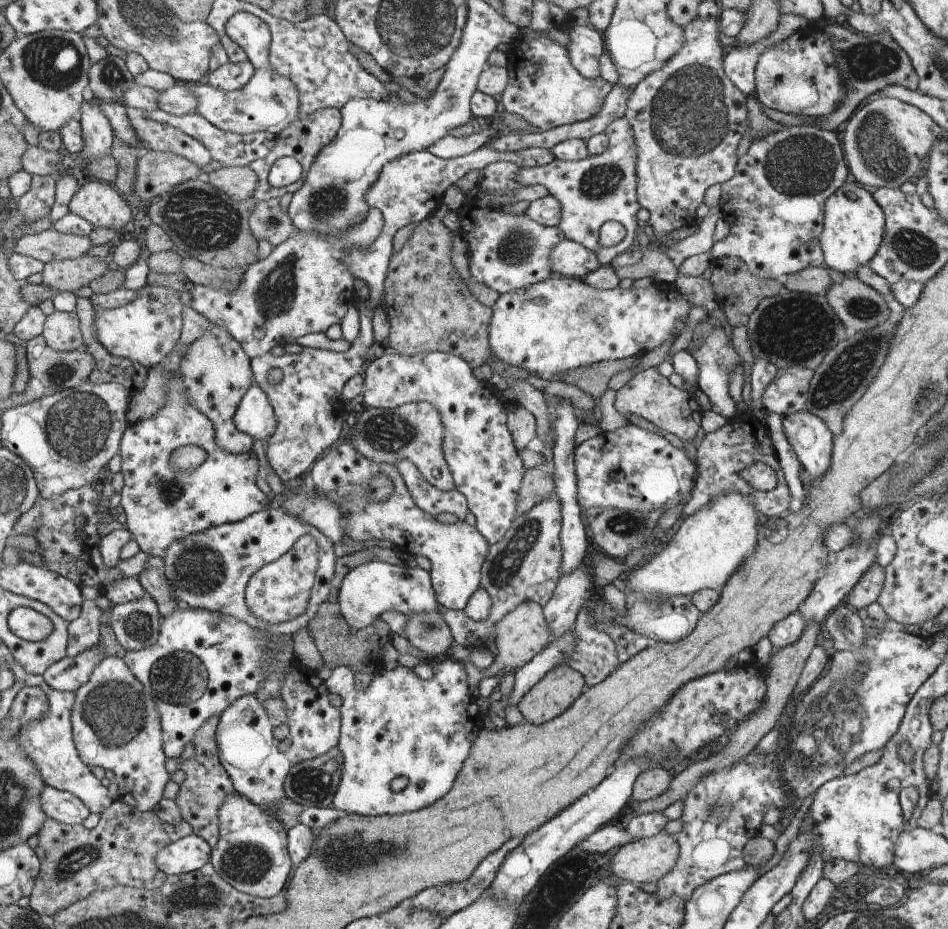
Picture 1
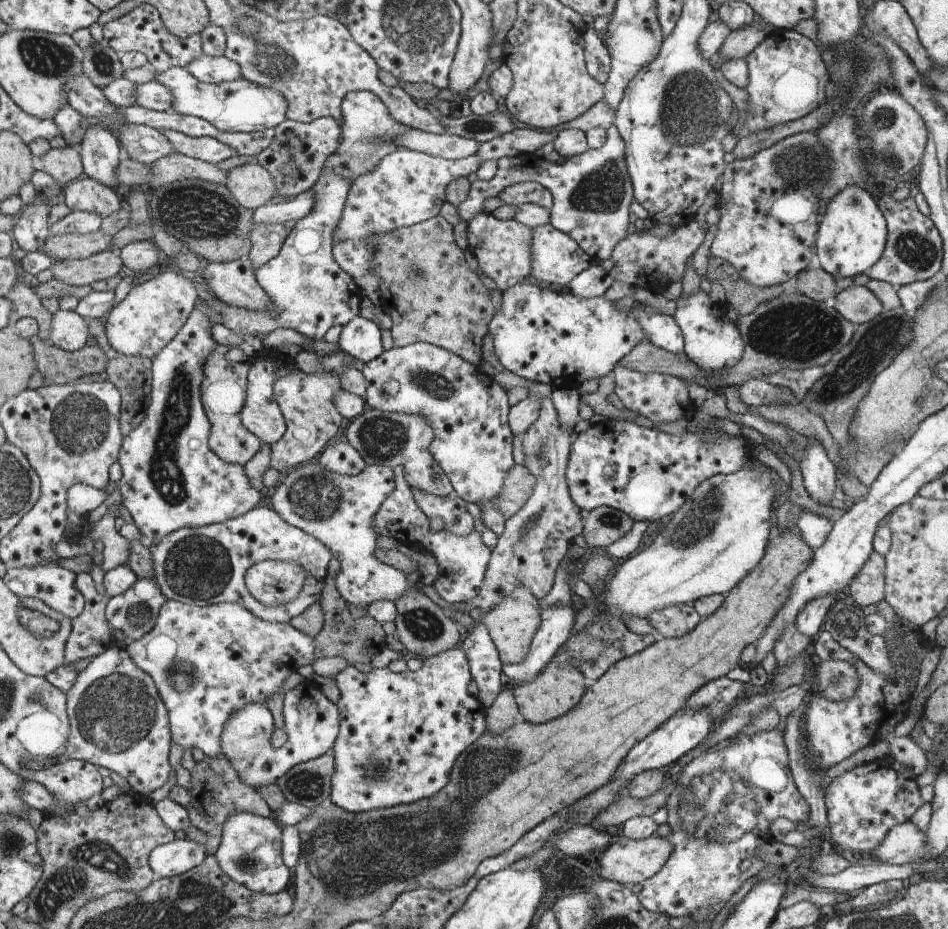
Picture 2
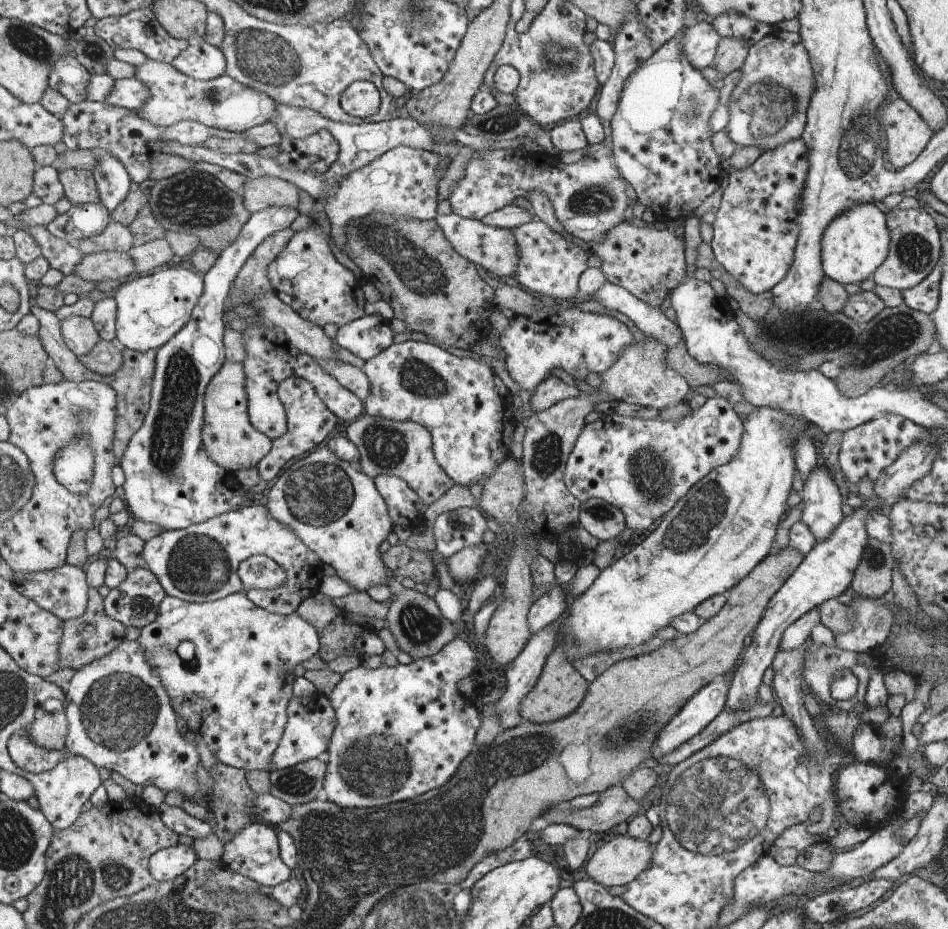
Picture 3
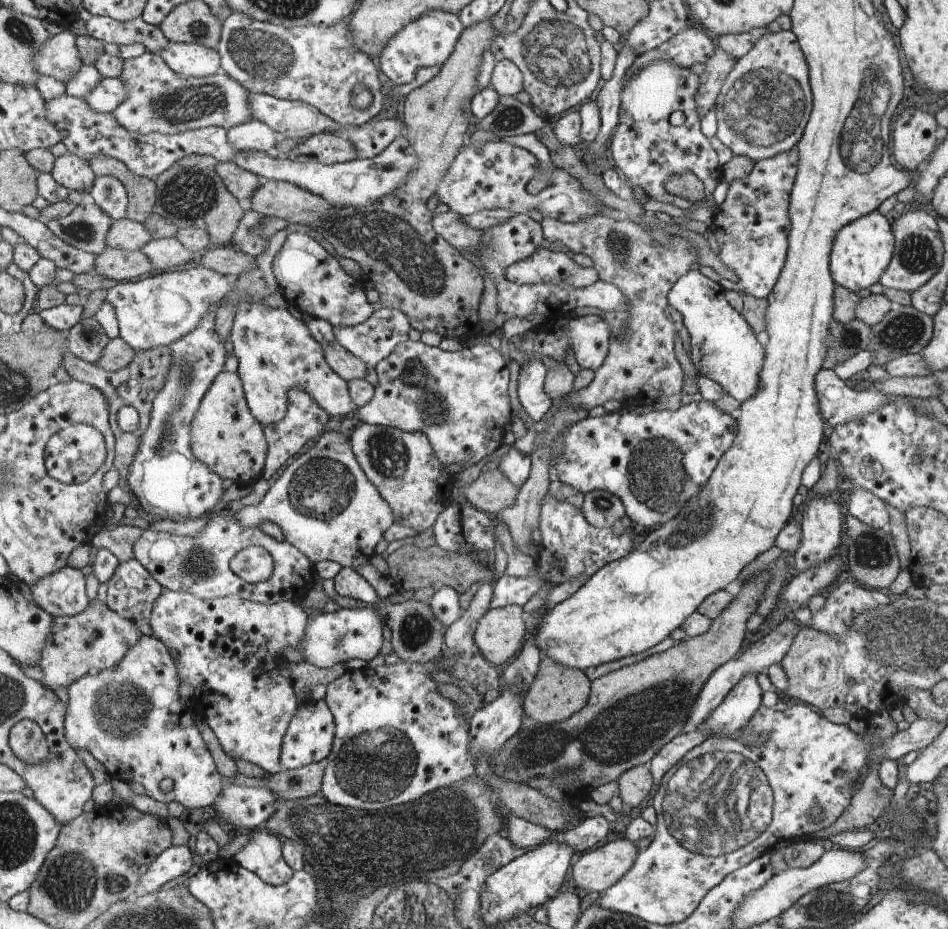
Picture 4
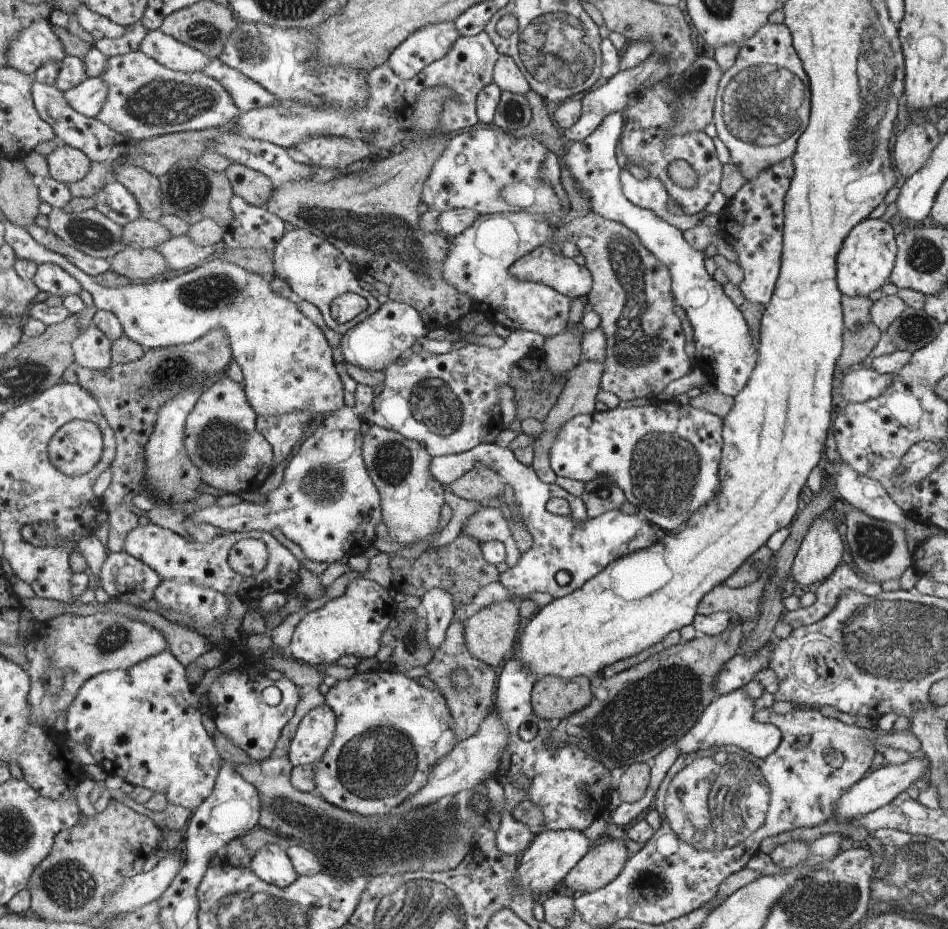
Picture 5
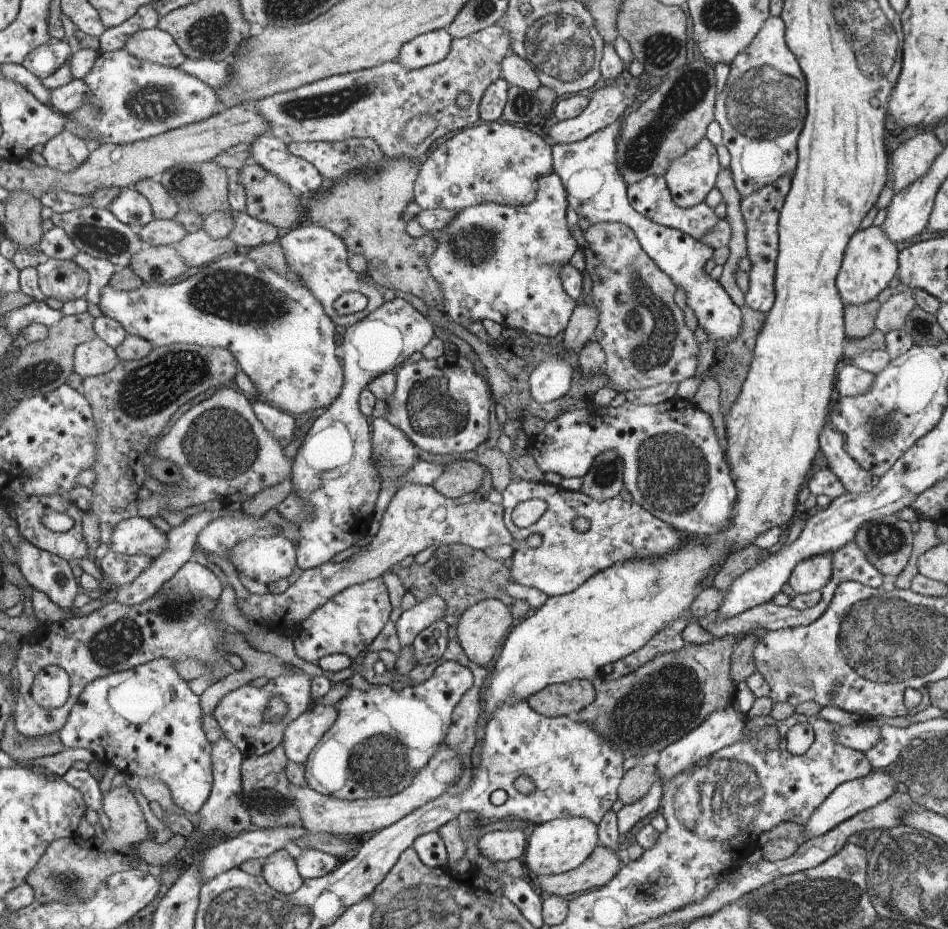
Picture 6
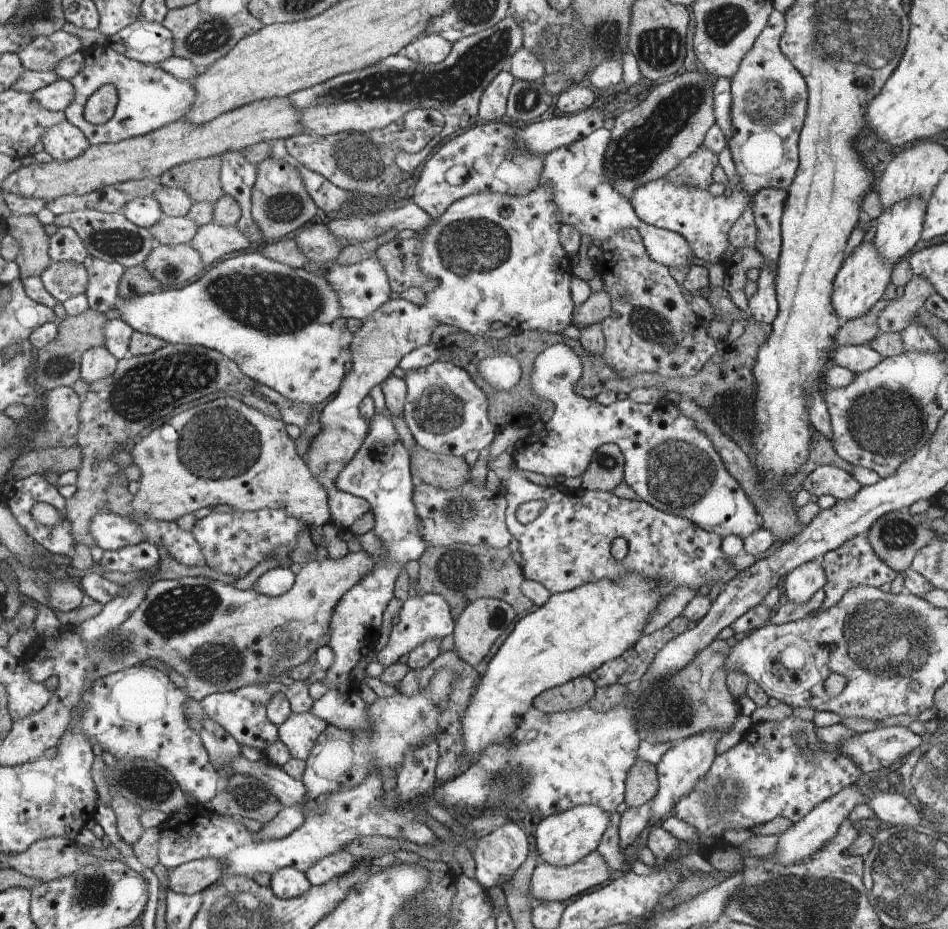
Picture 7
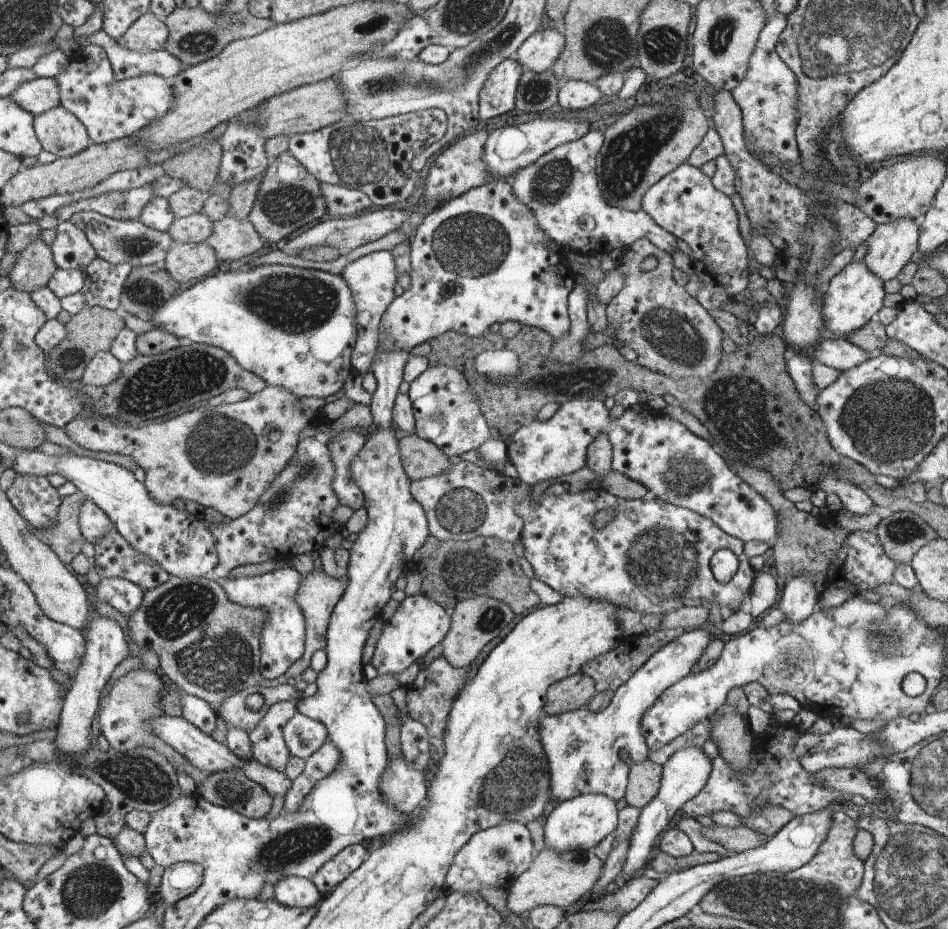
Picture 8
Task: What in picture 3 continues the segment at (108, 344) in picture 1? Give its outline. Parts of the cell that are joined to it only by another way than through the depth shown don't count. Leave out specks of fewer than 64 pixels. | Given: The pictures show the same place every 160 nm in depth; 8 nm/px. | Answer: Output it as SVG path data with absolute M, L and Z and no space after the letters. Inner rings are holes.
M174 262L122 284L114 296L117 302L115 338L118 345L141 353L166 345L190 320L191 310L203 294L203 276Z

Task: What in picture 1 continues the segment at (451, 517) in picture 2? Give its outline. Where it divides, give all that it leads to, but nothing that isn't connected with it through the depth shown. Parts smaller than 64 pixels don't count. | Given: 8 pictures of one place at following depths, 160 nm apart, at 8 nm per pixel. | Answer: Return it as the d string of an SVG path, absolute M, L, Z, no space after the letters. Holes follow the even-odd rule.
M400 460L400 462L396 462L395 466L398 468L414 504L426 514L435 517L445 512L454 514L460 520L463 520L468 514L467 500L456 488L446 492L438 490L422 477L410 460Z

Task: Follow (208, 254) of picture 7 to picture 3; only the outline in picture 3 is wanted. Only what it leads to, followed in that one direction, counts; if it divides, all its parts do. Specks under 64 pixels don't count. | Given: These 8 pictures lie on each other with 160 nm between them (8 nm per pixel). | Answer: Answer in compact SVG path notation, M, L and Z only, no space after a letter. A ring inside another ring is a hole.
M164 237L147 243L136 243L127 253L135 261L137 276L149 275L176 261L175 254Z

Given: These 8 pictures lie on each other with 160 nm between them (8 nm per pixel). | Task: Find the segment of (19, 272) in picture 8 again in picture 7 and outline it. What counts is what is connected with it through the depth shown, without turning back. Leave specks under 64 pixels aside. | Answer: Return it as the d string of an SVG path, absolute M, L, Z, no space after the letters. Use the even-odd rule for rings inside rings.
M10 216L5 220L7 233L16 238L20 252L15 262L18 264L20 279L30 276L40 277L52 264L50 238L37 216Z

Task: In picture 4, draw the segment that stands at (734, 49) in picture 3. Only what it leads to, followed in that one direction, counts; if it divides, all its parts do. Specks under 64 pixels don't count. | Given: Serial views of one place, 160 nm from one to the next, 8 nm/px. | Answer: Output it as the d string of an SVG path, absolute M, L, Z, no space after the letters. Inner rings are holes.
M716 48L714 56L705 63L706 70L700 74L700 87L695 97L696 110L699 110L700 116L705 116L712 110L716 98L719 98L720 88L723 88L722 82L727 81L736 62L737 60L728 56L724 50Z

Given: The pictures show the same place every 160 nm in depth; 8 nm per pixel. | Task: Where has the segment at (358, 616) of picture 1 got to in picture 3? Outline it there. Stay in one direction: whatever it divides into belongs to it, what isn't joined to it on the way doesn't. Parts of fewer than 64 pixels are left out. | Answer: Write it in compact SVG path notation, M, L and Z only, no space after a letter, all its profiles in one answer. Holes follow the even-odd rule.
M325 444L284 470L267 496L269 511L282 524L292 527L301 541L319 555L324 564L333 566L336 575L347 581L354 591L366 593L375 586L387 586L392 572L384 566L378 548L390 534L393 524L386 500L370 476L357 471L349 462L340 460Z

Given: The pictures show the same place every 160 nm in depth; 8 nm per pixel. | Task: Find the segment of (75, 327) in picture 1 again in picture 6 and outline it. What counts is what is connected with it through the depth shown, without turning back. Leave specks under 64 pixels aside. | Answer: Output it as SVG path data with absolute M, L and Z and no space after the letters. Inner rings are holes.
M99 337L84 342L76 350L75 372L83 379L104 375L119 365L118 352Z

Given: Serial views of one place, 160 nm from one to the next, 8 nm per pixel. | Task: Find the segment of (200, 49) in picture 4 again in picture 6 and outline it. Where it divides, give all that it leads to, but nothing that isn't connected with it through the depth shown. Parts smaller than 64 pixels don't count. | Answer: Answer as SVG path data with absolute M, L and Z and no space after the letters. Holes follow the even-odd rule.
M157 27L138 30L136 34L132 34L130 40L124 44L124 50L140 60L168 67L178 67L187 58L172 36Z

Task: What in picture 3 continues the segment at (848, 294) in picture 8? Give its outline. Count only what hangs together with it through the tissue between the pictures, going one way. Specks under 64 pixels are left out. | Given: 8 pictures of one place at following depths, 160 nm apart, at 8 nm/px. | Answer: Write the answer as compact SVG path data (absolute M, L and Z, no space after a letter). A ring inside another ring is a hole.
M875 203L851 206L832 219L824 229L821 240L821 257L825 276L843 284L859 284L872 276L884 262L889 251L891 236L885 214Z

